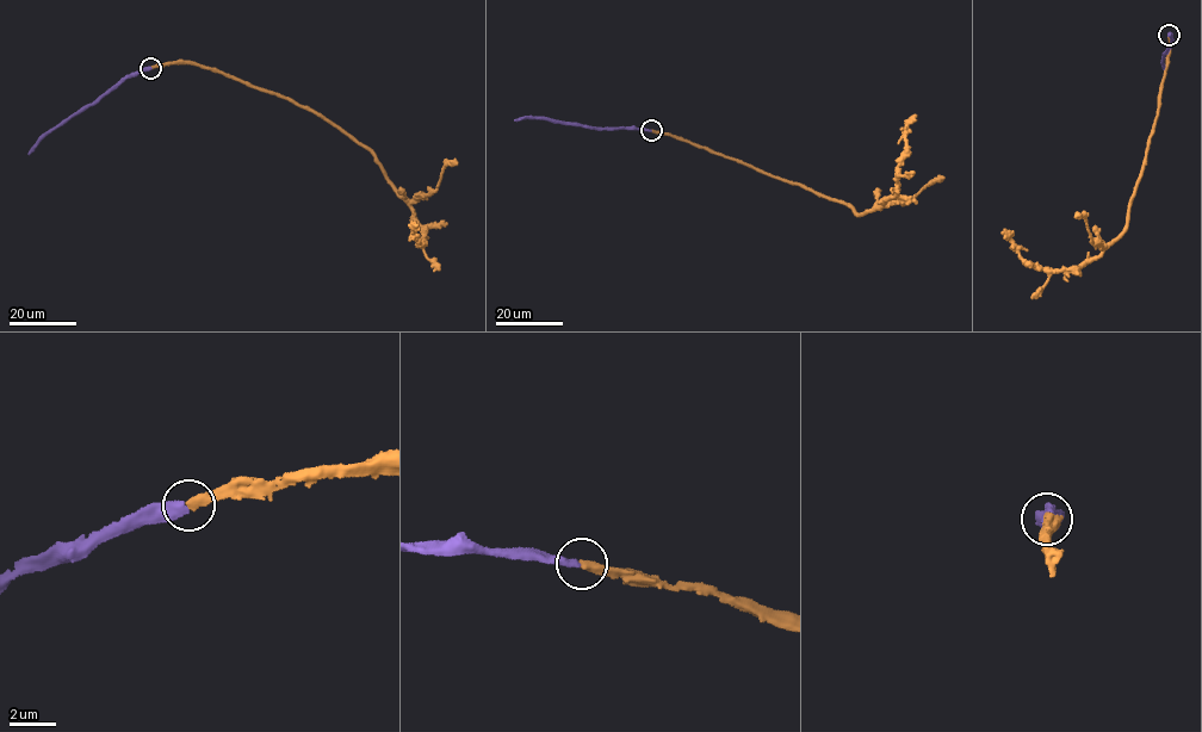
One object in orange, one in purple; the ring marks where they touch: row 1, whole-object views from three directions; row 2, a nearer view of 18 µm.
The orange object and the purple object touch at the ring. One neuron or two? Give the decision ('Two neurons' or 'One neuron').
One neuron

